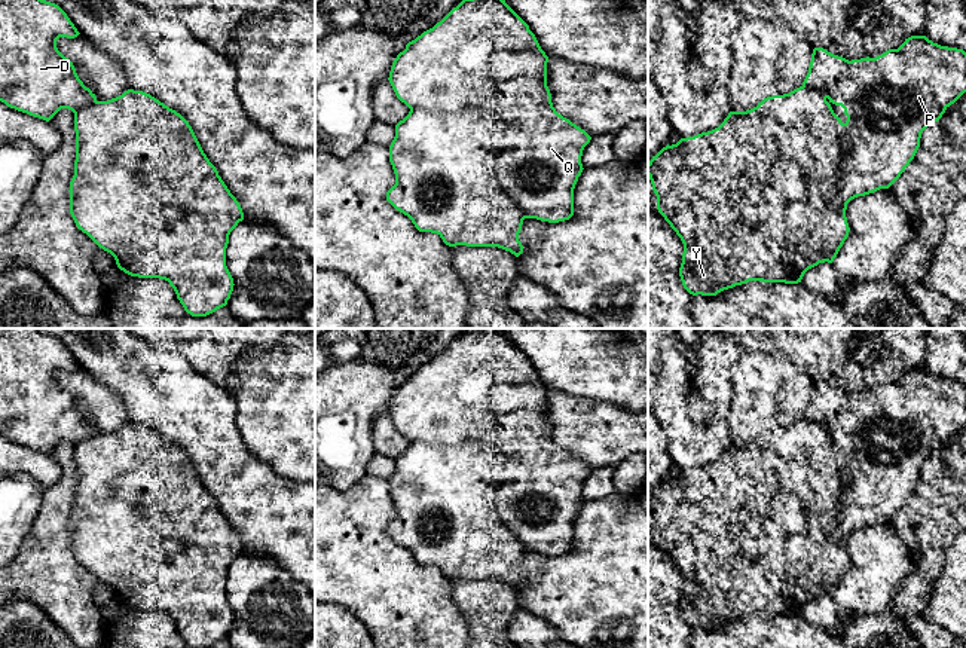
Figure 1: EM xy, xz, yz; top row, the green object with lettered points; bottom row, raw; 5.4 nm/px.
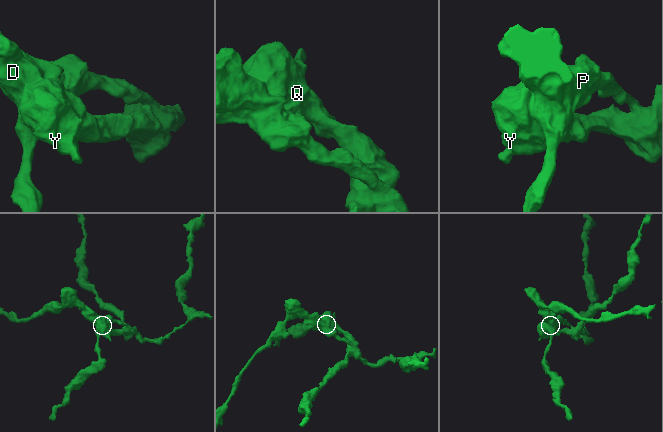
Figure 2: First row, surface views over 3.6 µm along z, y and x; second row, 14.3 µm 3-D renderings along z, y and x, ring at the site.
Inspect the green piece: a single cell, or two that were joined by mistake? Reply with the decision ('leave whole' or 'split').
split

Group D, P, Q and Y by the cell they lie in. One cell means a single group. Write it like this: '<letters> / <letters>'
D P / Q Y

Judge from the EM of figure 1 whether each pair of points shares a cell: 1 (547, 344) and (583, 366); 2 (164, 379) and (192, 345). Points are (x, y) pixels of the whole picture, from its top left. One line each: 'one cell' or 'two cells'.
1: one cell
2: two cells

